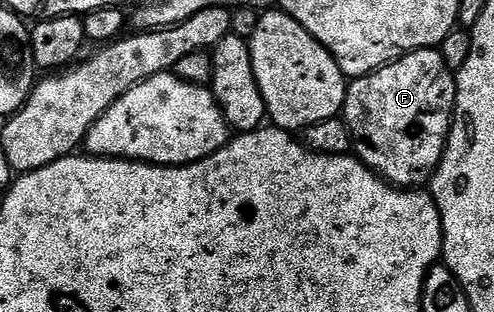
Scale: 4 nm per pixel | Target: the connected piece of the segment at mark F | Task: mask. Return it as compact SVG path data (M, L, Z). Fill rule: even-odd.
M441 50L414 51L402 59L395 59L379 71L359 79L349 80L346 100L341 109L350 135L354 138L353 154L365 167L395 187L418 189L429 184L446 151L446 139L454 117L454 99L458 96L455 72L448 69Z

